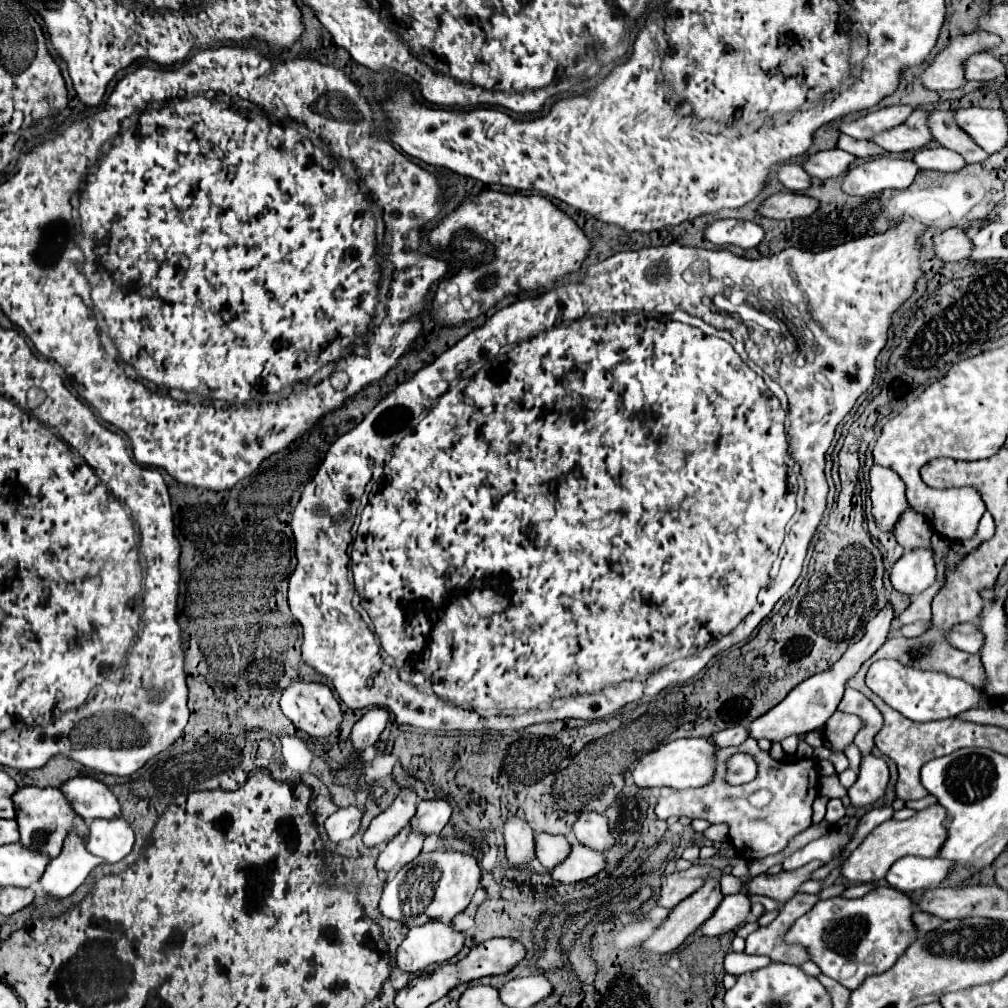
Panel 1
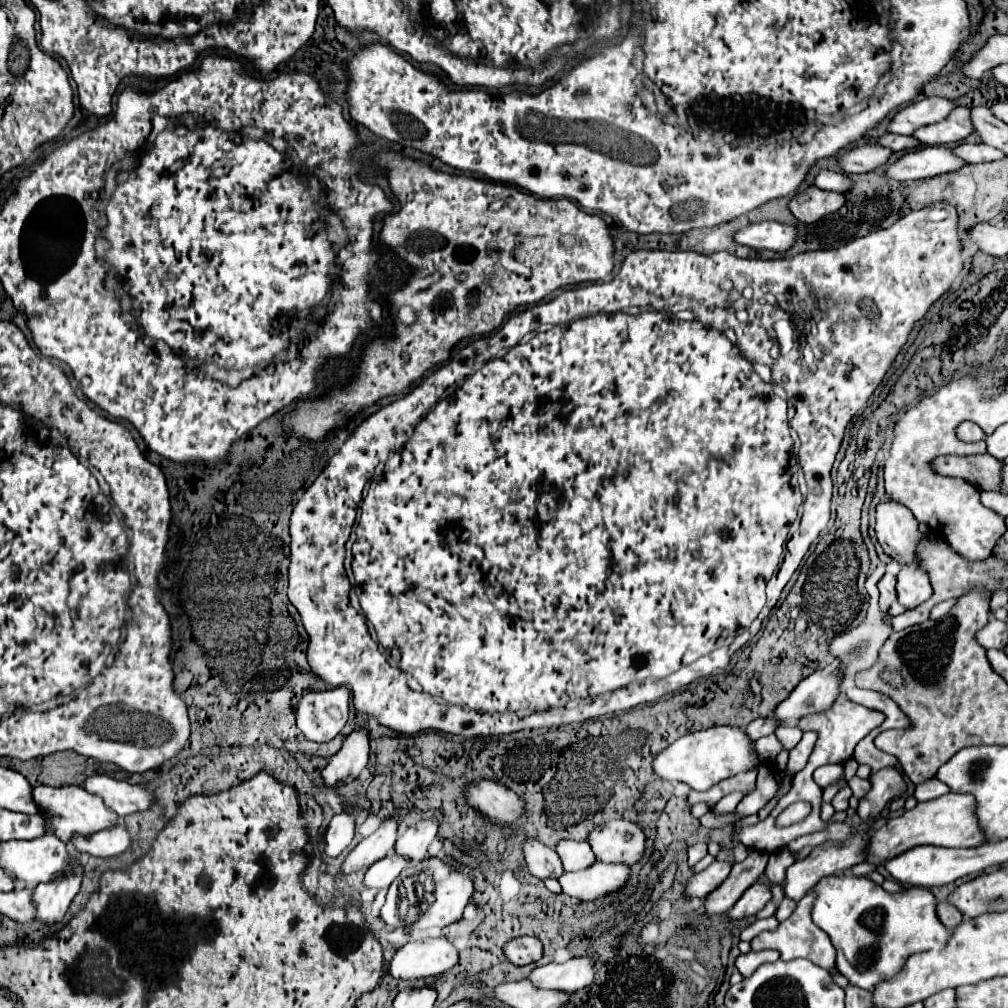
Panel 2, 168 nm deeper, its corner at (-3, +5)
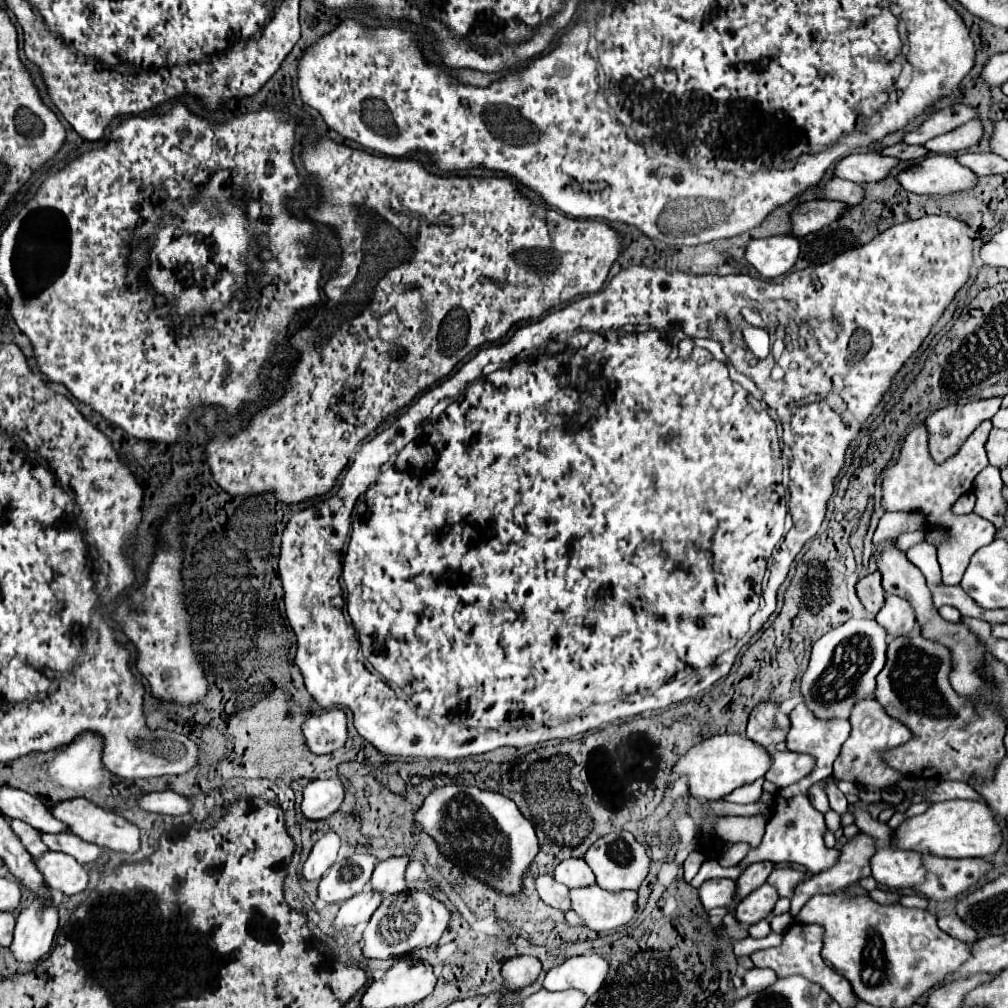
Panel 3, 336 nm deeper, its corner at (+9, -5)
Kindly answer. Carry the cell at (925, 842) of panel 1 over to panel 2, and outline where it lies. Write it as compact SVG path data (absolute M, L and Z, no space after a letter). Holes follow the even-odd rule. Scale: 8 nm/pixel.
M947 793L937 799L917 803L915 809L905 811L903 815L889 819L881 829L871 833L871 839L865 847L867 863L881 865L911 847L919 845L939 845L939 847L975 847L983 843L983 833L977 825L975 817L975 799L971 795L961 793Z

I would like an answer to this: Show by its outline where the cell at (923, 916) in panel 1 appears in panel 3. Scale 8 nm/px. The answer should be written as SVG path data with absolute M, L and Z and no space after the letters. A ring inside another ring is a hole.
M947 915L947 917L941 917L939 919L939 927L949 933L951 937L959 939L959 941L965 941L965 943L971 943L971 941L977 941L977 933L975 929L971 929L967 923L963 923L957 915Z

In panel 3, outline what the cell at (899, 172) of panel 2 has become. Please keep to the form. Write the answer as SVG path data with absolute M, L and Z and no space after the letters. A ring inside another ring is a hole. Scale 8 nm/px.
M929 155L921 163L901 171L897 179L903 189L917 195L947 195L977 185L977 175L949 155Z

